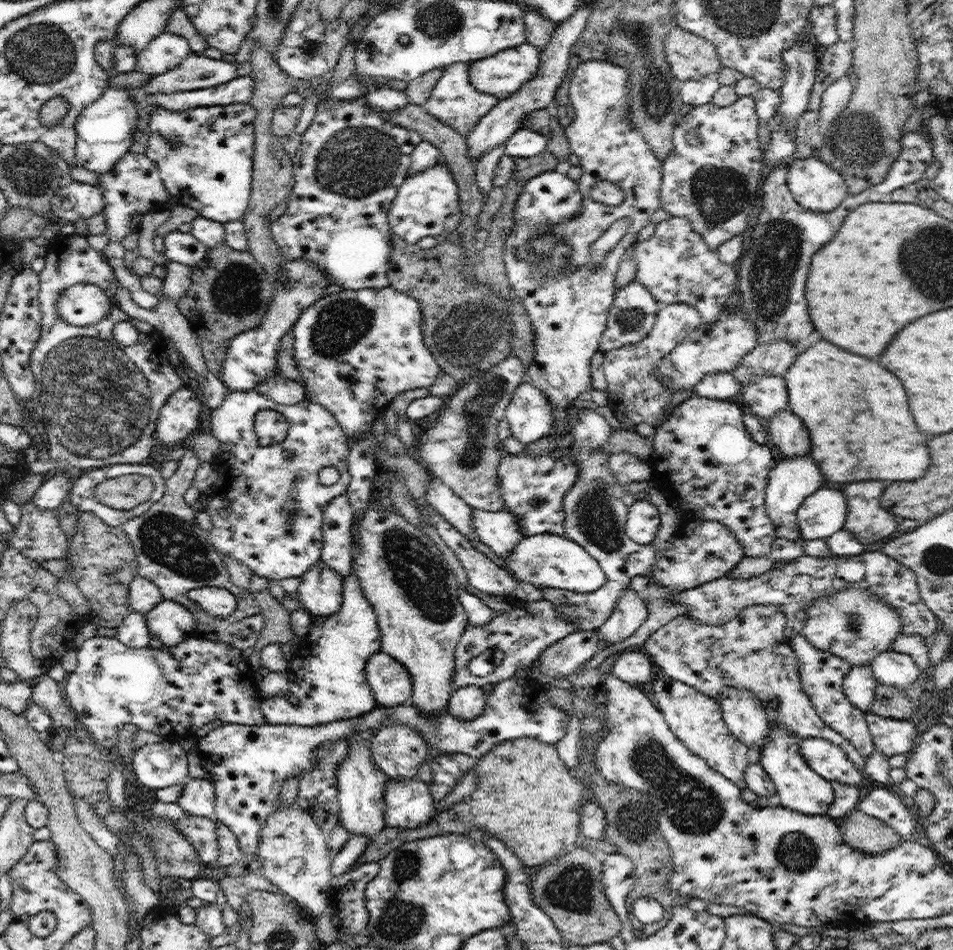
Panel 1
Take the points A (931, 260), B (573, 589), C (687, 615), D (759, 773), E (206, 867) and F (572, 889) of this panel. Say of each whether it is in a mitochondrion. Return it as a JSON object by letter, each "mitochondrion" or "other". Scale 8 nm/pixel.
{"A":"mitochondrion","B":"other","C":"other","D":"other","E":"other","F":"mitochondrion"}

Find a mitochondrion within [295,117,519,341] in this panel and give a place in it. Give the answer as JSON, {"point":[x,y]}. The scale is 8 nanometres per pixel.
{"point":[356,162]}

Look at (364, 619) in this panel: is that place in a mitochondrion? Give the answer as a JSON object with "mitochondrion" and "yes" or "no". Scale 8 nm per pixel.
{"mitochondrion":"no"}

